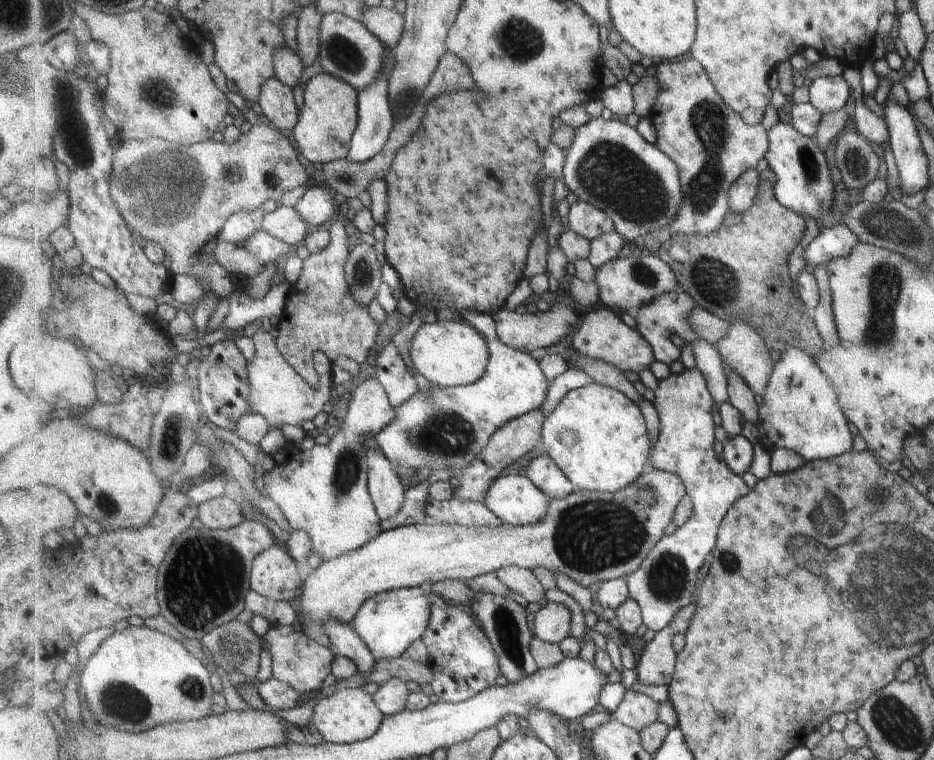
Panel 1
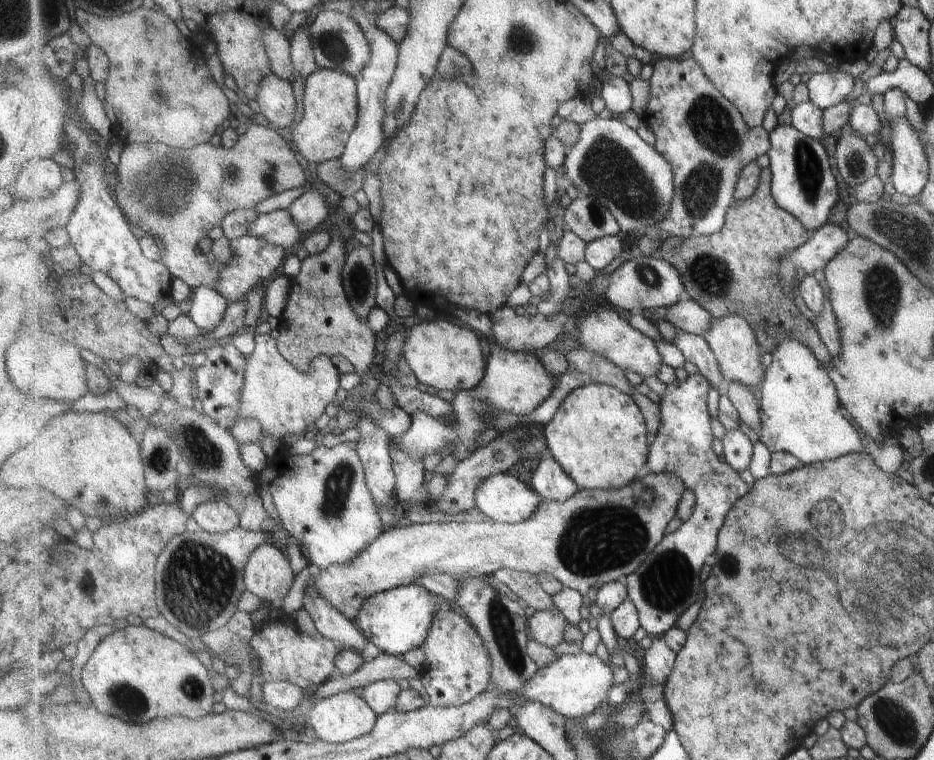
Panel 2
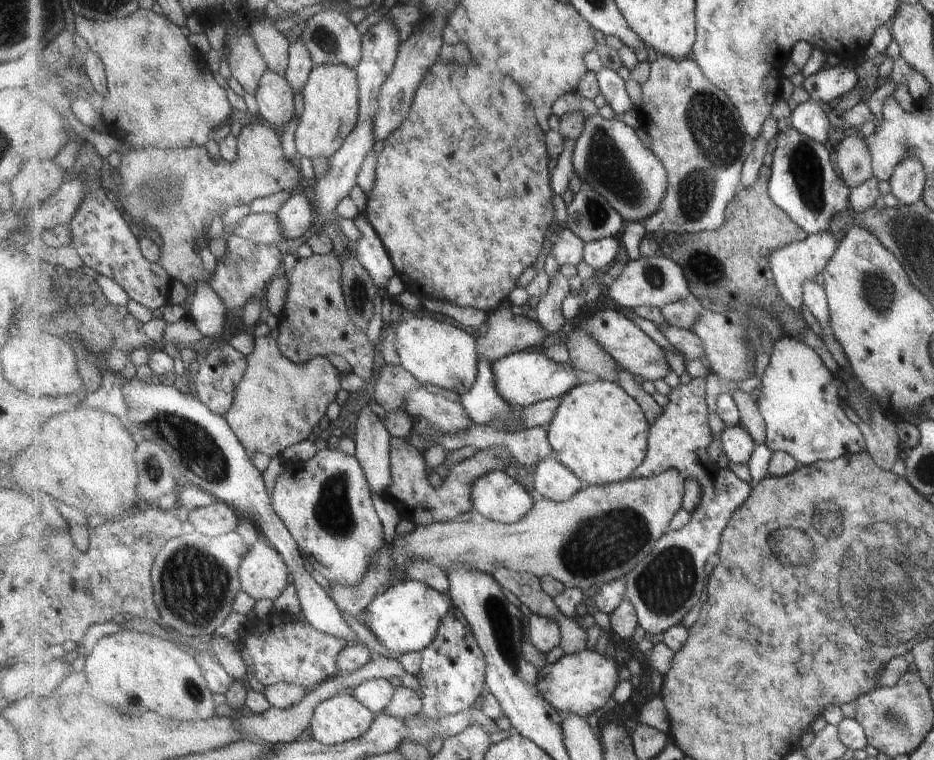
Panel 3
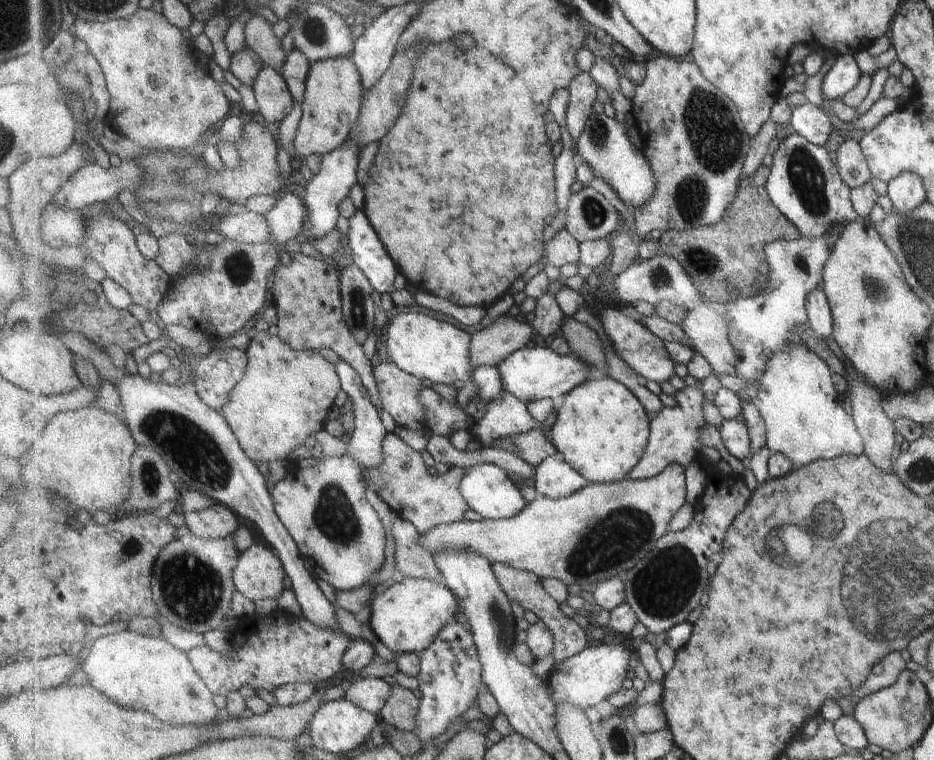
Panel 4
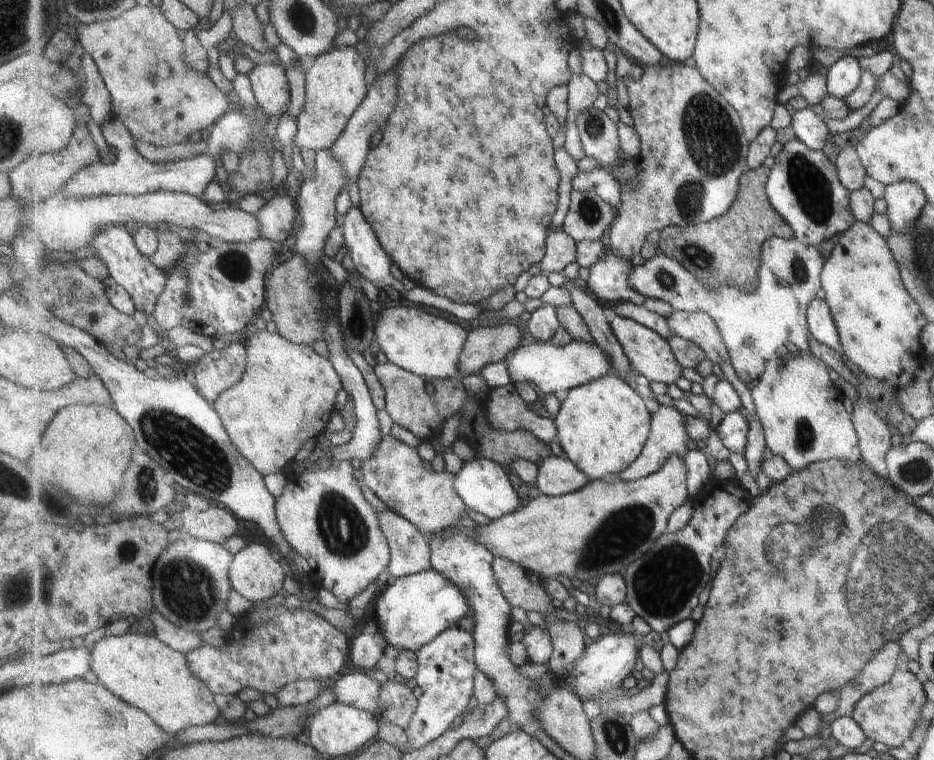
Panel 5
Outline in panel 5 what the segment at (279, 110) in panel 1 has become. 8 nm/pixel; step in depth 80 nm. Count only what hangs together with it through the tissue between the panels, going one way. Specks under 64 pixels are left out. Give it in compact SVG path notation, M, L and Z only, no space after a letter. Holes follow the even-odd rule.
M280 63L257 65L256 70L250 74L250 79L258 106L265 118L278 118L289 110L289 80Z

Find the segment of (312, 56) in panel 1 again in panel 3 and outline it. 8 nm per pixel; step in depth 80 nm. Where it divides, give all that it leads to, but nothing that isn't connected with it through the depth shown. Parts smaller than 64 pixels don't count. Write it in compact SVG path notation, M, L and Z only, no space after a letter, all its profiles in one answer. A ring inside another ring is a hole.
M298 39L290 45L289 64L287 64L287 74L285 80L291 84L294 92L303 93L313 70L316 68L315 62L305 46L303 40Z

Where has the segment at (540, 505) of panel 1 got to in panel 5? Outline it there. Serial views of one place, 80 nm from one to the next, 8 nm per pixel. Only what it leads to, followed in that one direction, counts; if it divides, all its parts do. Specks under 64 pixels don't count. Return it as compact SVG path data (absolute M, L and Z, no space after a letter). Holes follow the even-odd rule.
M473 457L463 462L460 471L456 474L455 490L469 510L476 511L490 520L501 519L503 516L520 510L519 494L509 482L509 471L501 464L486 457Z

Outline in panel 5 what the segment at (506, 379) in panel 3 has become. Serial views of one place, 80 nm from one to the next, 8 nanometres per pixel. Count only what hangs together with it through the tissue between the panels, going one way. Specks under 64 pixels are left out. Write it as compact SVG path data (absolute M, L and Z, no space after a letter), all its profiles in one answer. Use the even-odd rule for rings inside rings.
M575 340L569 342L568 346L556 346L546 342L527 344L517 349L514 354L509 354L506 360L512 382L532 381L545 396L571 391L573 388L589 384L607 375L611 368L605 350L601 350L597 344L575 342Z

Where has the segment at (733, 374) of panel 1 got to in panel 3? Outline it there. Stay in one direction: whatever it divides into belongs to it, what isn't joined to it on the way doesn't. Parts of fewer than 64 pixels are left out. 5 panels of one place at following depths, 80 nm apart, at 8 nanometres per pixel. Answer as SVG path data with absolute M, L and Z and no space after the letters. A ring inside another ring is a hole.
M735 390L731 394L735 398L735 402L737 402L742 425L751 434L757 445L766 444L768 438L767 426L761 415L756 396L754 394L747 394L743 390Z

